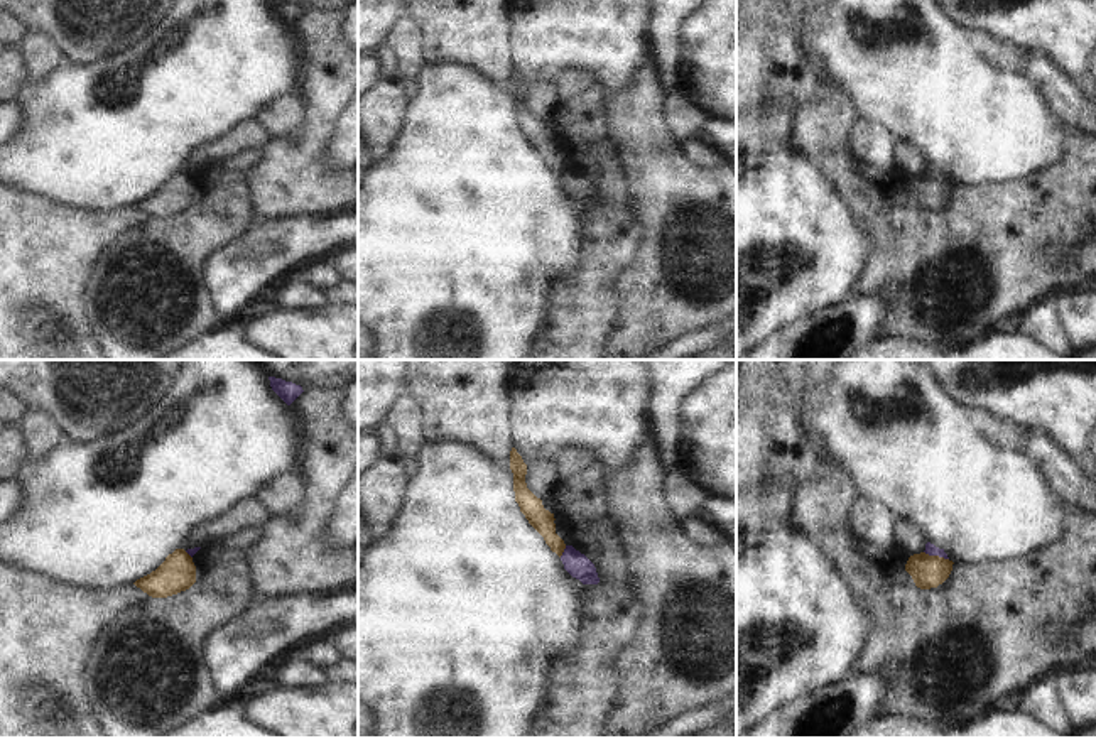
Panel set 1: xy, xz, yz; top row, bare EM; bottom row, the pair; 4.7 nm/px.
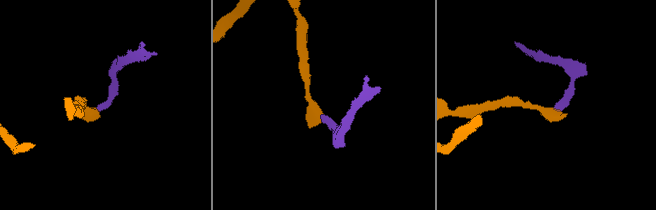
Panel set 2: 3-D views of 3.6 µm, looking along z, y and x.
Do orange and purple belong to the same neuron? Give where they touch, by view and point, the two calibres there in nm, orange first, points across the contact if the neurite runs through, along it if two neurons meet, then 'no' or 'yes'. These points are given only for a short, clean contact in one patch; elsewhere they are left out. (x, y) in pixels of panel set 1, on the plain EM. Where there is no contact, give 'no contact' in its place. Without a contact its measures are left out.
meets orange in yz at (936, 178); 160 nm thick on the orange side, 60 nm on the other; border along yz (924, 173), (948, 181); no

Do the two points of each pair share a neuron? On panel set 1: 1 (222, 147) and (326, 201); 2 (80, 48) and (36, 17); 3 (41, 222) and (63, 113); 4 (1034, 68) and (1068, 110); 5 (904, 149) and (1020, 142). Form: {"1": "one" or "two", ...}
{"1": "two", "2": "one", "3": "two", "4": "one", "5": "two"}

